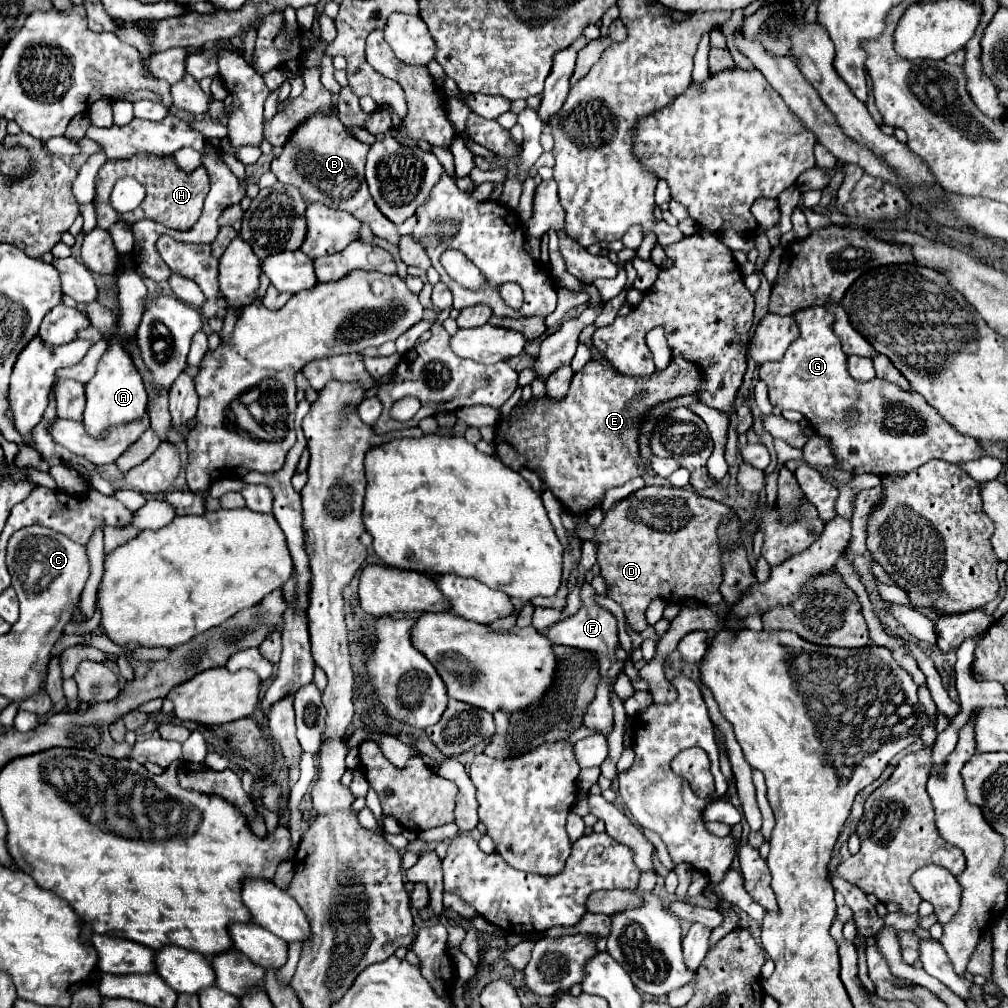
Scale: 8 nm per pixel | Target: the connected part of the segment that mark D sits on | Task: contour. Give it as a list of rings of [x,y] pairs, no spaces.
[[[643,487],[607,511],[597,529],[587,522],[579,525],[577,535],[583,541],[593,539],[599,543],[597,563],[601,567],[601,575],[609,583],[609,597],[623,607],[629,627],[633,631],[643,631],[643,613],[655,597],[663,597],[673,603],[681,603],[681,599],[699,599],[705,605],[715,605],[723,599],[719,593],[719,585],[723,581],[723,549],[719,545],[717,531],[727,517],[733,517],[731,513],[733,509],[729,505],[697,495],[689,489]]]

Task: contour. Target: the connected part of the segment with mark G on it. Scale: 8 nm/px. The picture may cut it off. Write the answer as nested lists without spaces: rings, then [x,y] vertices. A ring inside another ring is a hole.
[[[825,307],[799,309],[793,313],[793,319],[797,321],[801,335],[789,345],[781,361],[759,365],[759,377],[769,387],[769,401],[773,407],[803,413],[817,435],[829,441],[841,471],[847,471],[853,477],[865,473],[885,477],[917,469],[929,459],[969,463],[985,455],[979,441],[961,435],[937,409],[923,401],[919,393],[903,391],[899,385],[883,379],[865,383],[855,381],[847,371],[847,355],[841,349],[841,341],[831,329],[835,317],[831,317]],[[849,407],[861,411],[861,421],[855,427],[843,423],[843,413]]]

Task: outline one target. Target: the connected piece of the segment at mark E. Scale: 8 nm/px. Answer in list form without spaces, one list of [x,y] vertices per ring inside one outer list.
[[[683,355],[671,357],[667,369],[655,371],[649,377],[629,377],[611,369],[603,361],[591,359],[579,373],[573,375],[569,393],[563,399],[531,399],[525,407],[515,405],[511,415],[501,417],[493,441],[495,455],[511,469],[533,469],[553,491],[567,513],[587,515],[591,509],[601,505],[609,489],[623,485],[635,477],[647,477],[647,467],[641,465],[639,455],[639,433],[647,411],[665,401],[697,393],[703,381],[705,379],[701,365],[685,359]]]

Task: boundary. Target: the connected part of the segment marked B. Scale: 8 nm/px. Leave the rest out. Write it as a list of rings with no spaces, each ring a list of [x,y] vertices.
[[[313,113],[293,129],[287,143],[283,145],[281,155],[271,161],[271,171],[281,183],[299,187],[305,203],[321,201],[335,209],[349,211],[359,221],[367,223],[377,237],[399,245],[397,227],[387,221],[383,213],[379,213],[375,201],[371,201],[371,193],[367,193],[367,181],[363,177],[367,149],[369,145],[347,135],[337,113]]]

